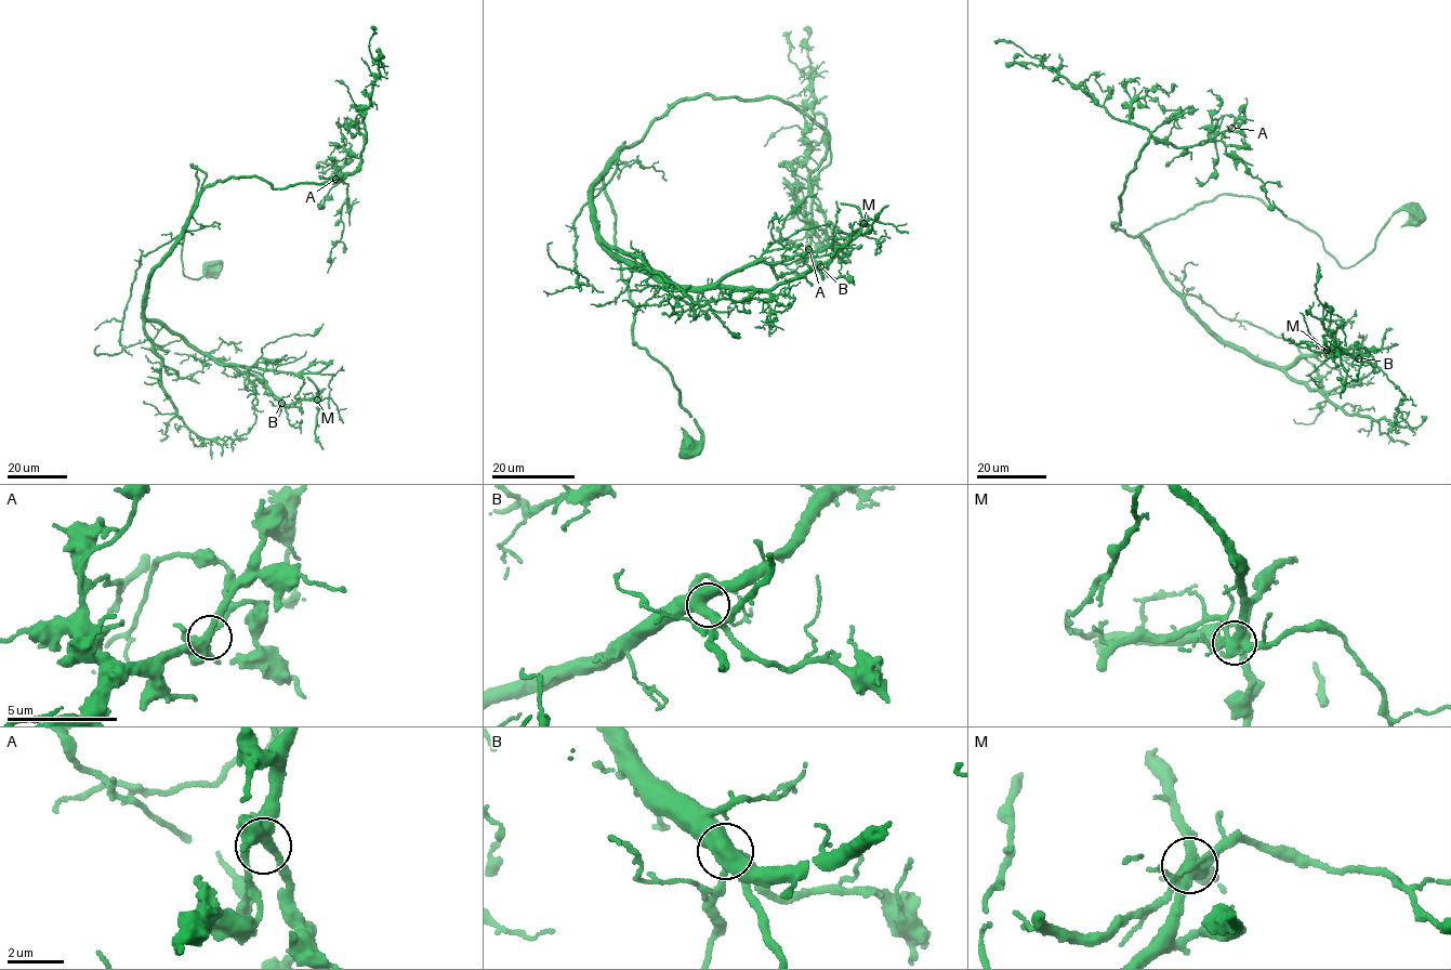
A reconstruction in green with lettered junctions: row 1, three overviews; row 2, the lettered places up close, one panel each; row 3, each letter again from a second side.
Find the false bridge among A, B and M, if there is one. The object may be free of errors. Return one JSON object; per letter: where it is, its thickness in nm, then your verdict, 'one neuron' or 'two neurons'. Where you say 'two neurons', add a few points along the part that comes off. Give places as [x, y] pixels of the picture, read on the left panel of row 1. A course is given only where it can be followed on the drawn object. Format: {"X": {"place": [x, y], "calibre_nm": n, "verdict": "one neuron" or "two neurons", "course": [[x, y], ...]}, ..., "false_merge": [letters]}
{"A": {"place": [335, 179], "calibre_nm": 380, "verdict": "one neuron"}, "B": {"place": [281, 403], "calibre_nm": 460, "verdict": "one neuron"}, "M": {"place": [317, 400], "calibre_nm": 460, "verdict": "two neurons", "course": [[317, 400], [318, 391], [307, 377]]}, "false_merge": ["M"]}

